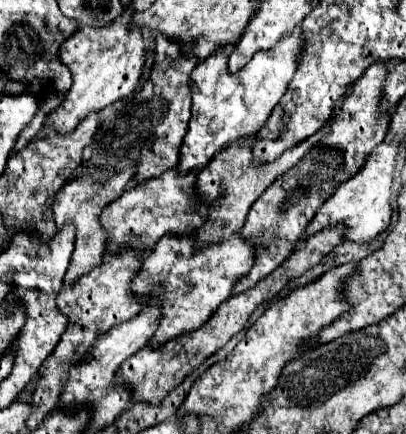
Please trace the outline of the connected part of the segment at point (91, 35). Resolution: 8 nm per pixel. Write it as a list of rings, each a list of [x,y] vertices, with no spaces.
[[[129,11],[117,17],[117,21],[105,25],[105,29],[77,29],[77,33],[73,33],[59,49],[59,59],[73,73],[73,85],[61,105],[63,111],[55,109],[49,113],[47,125],[59,133],[69,133],[79,125],[79,121],[87,117],[87,113],[101,111],[107,105],[129,97],[139,85],[145,67],[145,55],[141,27],[133,25],[133,15]]]

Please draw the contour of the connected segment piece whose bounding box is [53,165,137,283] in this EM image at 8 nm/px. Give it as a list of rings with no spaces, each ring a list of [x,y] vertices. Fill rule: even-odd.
[[[129,165],[127,169],[117,171],[111,179],[107,179],[107,183],[95,183],[91,177],[73,179],[57,193],[55,203],[53,203],[53,215],[55,215],[57,227],[61,229],[65,221],[73,221],[77,227],[77,243],[73,251],[73,261],[65,275],[65,283],[73,283],[77,277],[81,277],[83,273],[89,273],[95,265],[101,263],[103,255],[107,253],[107,229],[103,229],[99,215],[103,207],[113,201],[111,197],[119,197],[119,191],[125,191],[125,187],[135,177],[135,169],[137,169],[135,165]]]

